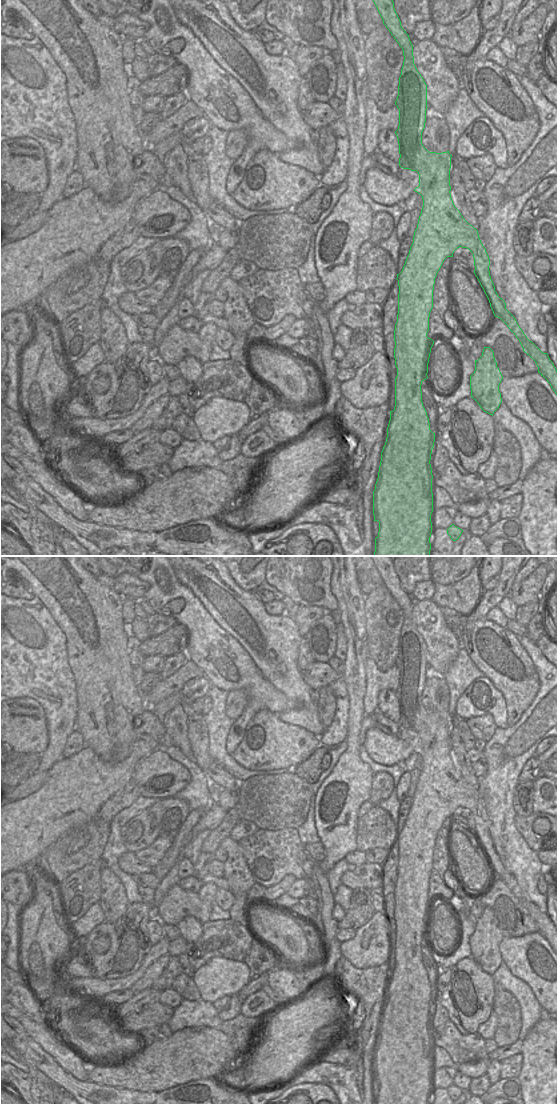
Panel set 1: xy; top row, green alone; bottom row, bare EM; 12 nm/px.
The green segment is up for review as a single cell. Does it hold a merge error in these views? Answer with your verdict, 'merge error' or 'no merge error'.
merge error

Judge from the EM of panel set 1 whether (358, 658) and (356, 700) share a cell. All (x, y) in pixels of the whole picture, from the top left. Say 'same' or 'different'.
same

